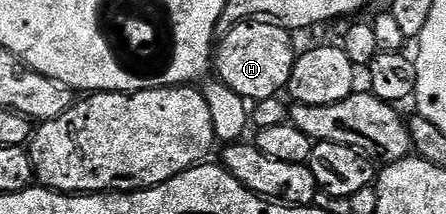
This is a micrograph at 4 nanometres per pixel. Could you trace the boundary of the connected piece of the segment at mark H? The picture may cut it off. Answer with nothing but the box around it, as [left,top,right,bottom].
[215,19,295,103]

